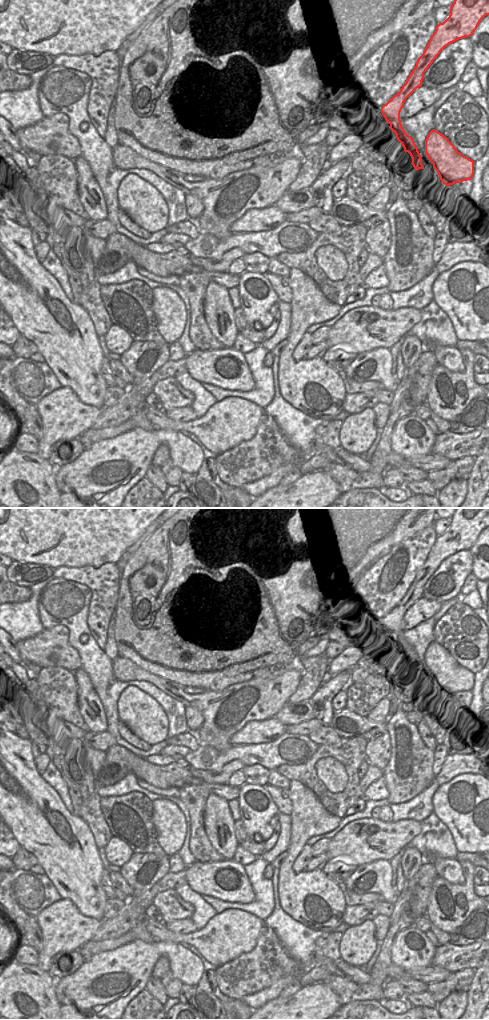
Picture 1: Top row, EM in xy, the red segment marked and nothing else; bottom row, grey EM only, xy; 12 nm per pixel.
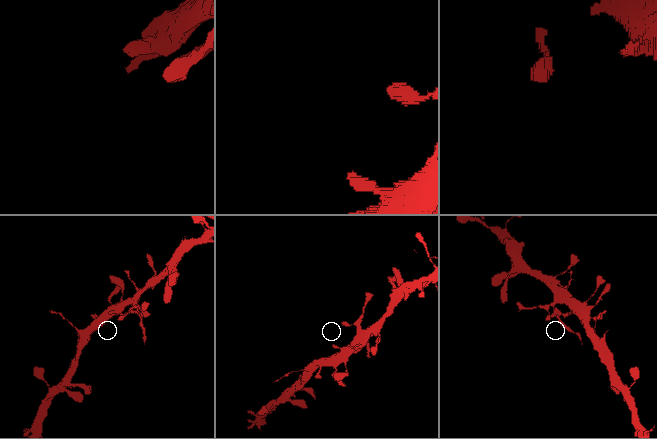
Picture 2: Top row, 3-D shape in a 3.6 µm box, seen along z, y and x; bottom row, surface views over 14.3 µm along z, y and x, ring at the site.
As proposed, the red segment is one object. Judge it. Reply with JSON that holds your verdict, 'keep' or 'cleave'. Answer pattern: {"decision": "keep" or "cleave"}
{"decision": "cleave"}

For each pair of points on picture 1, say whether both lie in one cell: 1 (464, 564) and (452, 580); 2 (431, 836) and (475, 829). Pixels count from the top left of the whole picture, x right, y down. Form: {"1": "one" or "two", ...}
{"1": "one", "2": "two"}

